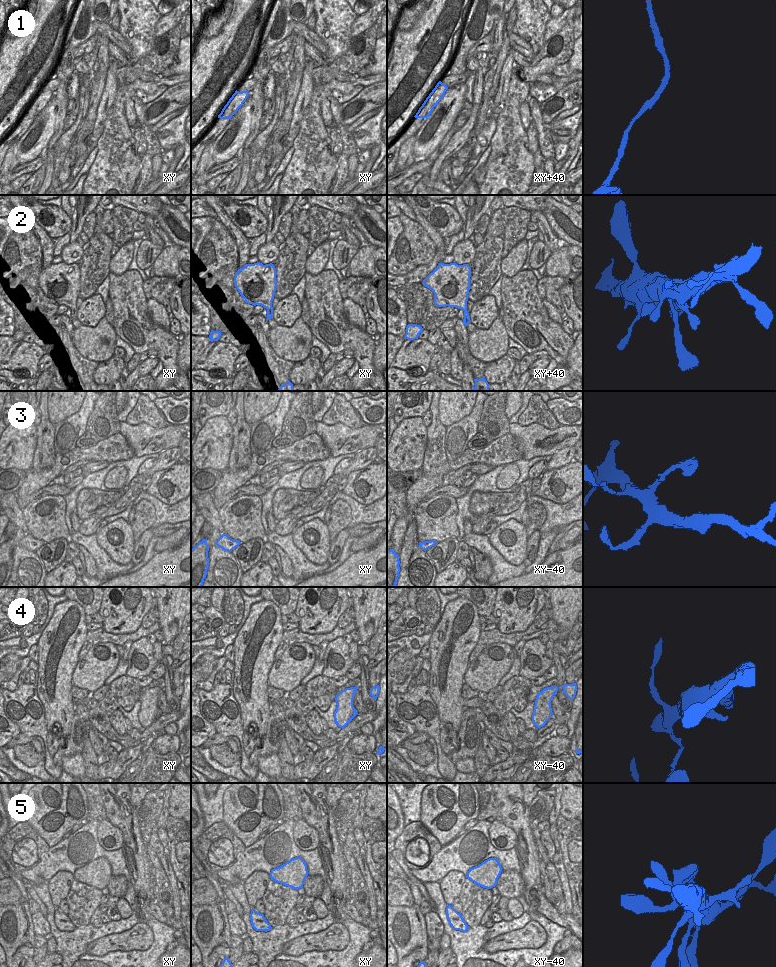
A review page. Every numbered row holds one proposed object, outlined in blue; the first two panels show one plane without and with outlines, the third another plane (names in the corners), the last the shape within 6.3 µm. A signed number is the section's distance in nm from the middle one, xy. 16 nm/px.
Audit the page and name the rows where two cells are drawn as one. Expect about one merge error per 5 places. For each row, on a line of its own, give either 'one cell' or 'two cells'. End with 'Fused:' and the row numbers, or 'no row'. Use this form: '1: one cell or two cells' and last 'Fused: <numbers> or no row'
1: one cell
2: one cell
3: one cell
4: one cell
5: one cell
Fused: no row

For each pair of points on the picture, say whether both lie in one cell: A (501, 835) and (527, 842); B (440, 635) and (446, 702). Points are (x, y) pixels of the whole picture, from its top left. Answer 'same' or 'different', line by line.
A: different
B: same

